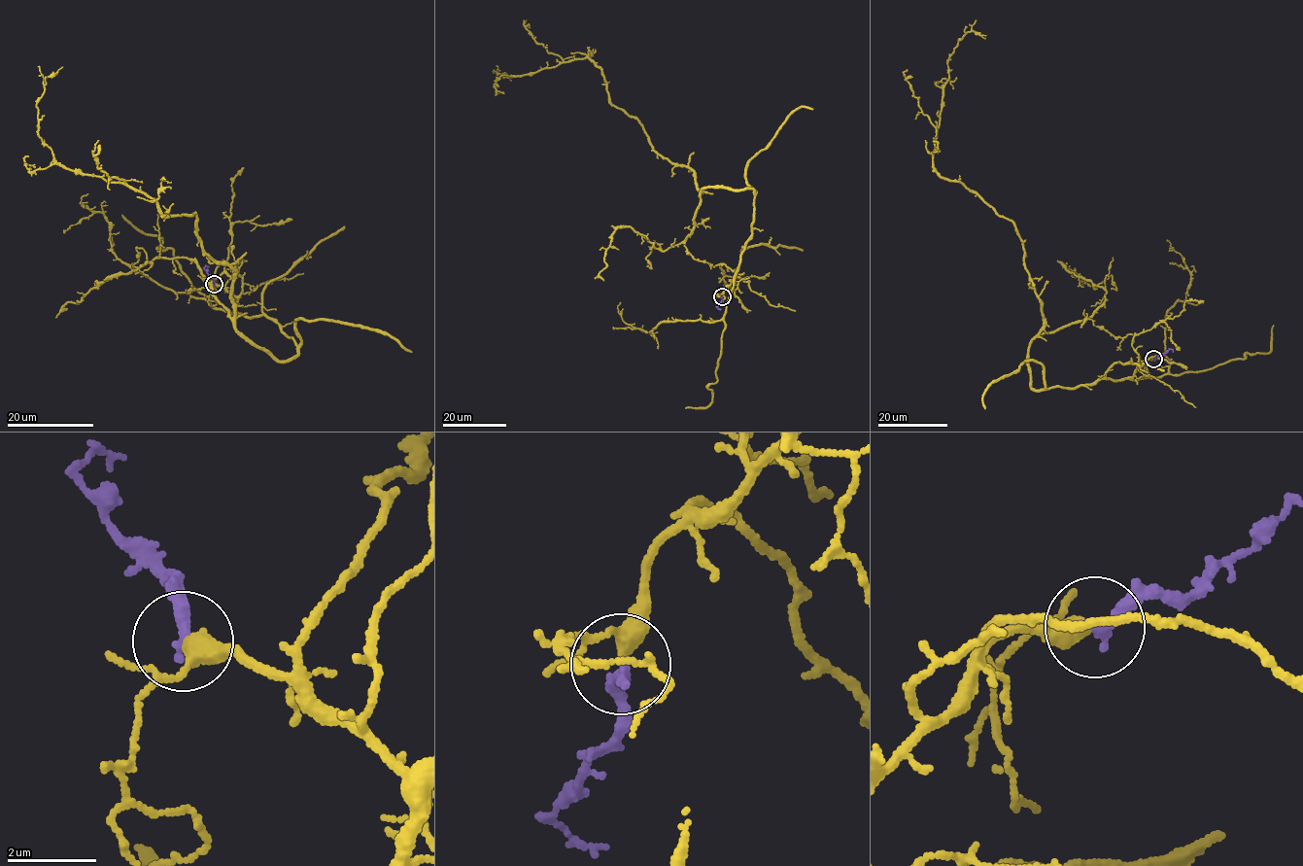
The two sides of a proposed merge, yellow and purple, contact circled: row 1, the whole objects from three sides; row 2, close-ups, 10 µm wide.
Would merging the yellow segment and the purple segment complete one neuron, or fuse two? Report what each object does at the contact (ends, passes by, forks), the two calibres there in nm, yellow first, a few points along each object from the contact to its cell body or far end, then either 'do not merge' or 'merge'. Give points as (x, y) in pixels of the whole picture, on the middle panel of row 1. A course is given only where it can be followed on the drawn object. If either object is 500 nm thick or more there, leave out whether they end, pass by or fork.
yellow passes by; purple ends; calibres 320 and 300 nm; course yellow (721, 295), (751, 235), (754, 190), (700, 190), (612, 104), (590, 58), (493, 72), (513, 77); course purple (721, 296), (717, 306), (721, 309); merge

